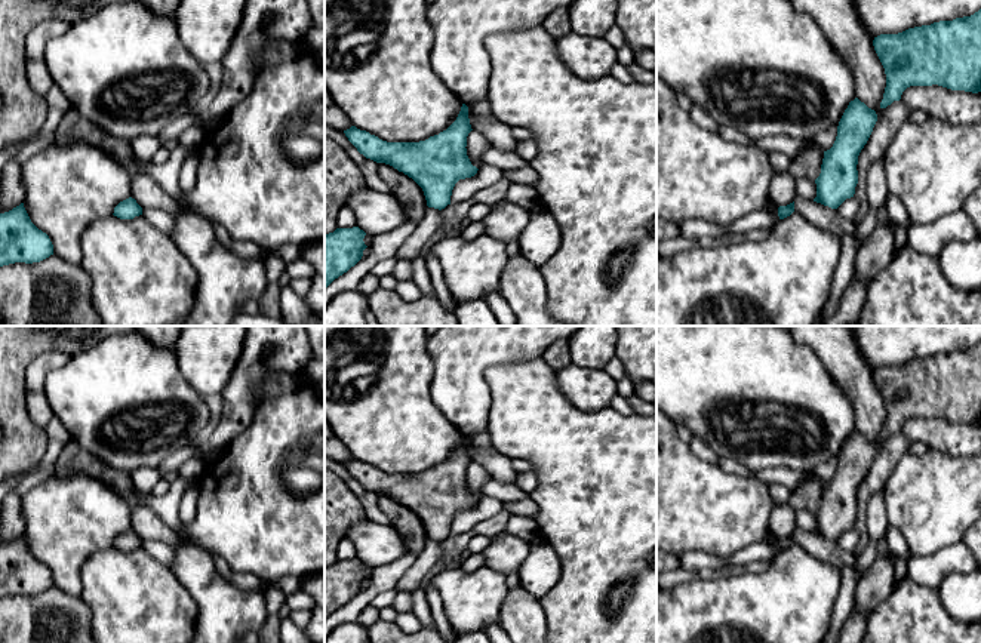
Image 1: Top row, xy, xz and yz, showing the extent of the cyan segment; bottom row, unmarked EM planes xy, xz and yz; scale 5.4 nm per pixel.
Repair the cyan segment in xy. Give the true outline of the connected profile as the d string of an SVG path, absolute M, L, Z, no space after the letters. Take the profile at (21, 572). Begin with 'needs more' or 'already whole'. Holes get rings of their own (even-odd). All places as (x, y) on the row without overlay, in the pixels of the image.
already whole; M24 535L0 545L0 599L40 594L50 587L53 576L49 567L31 554Z

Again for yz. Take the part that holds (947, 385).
already whole; M981 341L971 348L880 366L873 378L886 406L880 440L899 433L910 418L938 416L951 422L981 424Z

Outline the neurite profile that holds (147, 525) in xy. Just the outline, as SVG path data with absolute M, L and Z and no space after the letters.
M129 504L132 514L130 529L144 539L162 541L173 547L181 548L184 542L179 535L170 529L151 508L141 504Z

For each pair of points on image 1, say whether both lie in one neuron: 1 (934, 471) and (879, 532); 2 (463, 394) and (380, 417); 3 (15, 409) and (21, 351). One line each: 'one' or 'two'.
1: two
2: two
3: one

